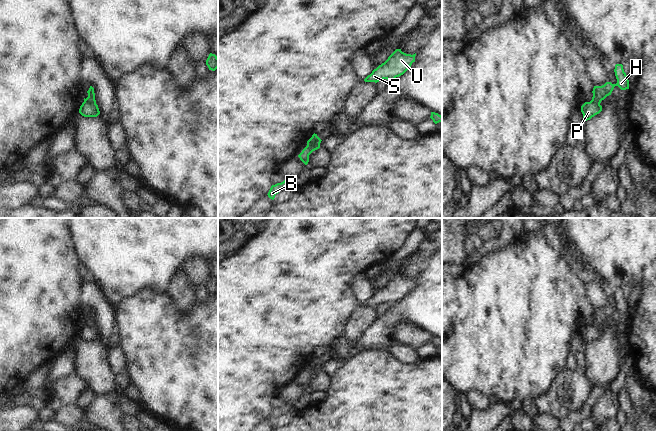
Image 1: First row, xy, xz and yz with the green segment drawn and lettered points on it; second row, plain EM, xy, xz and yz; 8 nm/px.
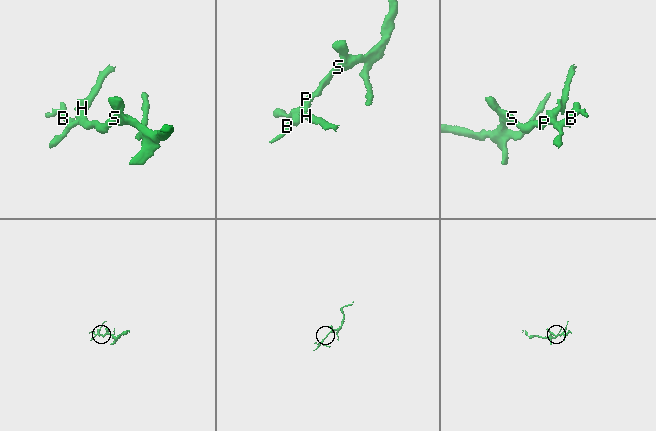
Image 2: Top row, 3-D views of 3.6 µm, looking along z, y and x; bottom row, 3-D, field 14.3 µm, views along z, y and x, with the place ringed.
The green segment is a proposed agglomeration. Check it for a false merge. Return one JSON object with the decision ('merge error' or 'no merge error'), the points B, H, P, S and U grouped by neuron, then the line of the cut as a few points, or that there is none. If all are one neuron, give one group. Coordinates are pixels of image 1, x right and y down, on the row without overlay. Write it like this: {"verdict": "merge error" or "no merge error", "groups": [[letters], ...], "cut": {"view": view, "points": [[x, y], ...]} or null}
{"verdict": "merge error", "groups": [["B", "P", "S", "U"], ["H"]], "cut": {"view": "xz", "points": [[319, 367], [307, 369]]}}

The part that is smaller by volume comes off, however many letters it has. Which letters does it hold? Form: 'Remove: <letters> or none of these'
Remove: H.

